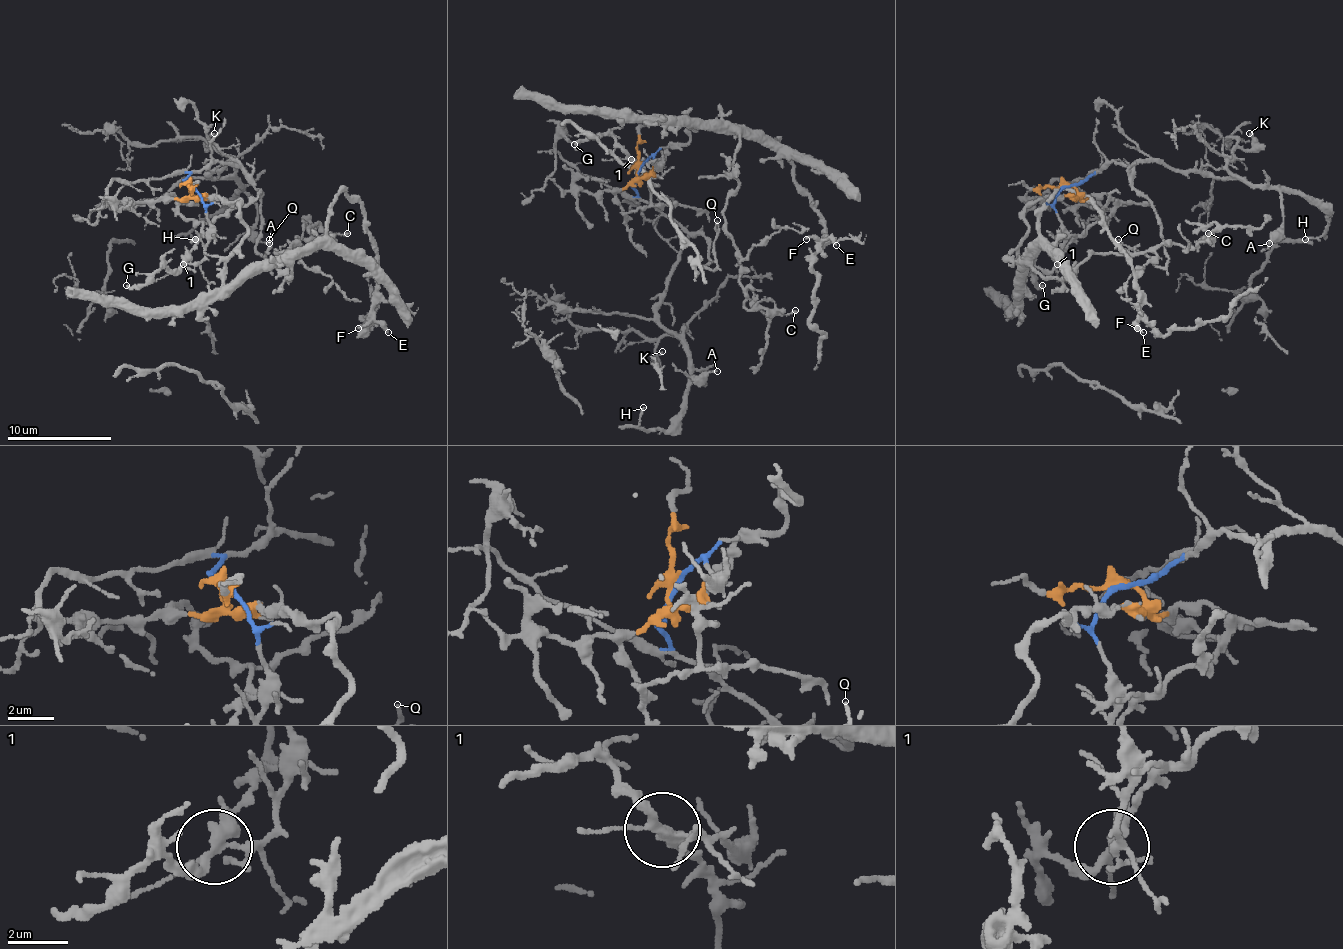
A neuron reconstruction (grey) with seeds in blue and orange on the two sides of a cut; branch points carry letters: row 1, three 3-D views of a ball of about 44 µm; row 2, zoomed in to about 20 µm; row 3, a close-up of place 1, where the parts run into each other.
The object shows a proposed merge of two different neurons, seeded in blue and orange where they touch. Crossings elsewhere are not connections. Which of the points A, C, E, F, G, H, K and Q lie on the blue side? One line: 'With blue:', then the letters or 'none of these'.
With blue: A, H, K, Q

